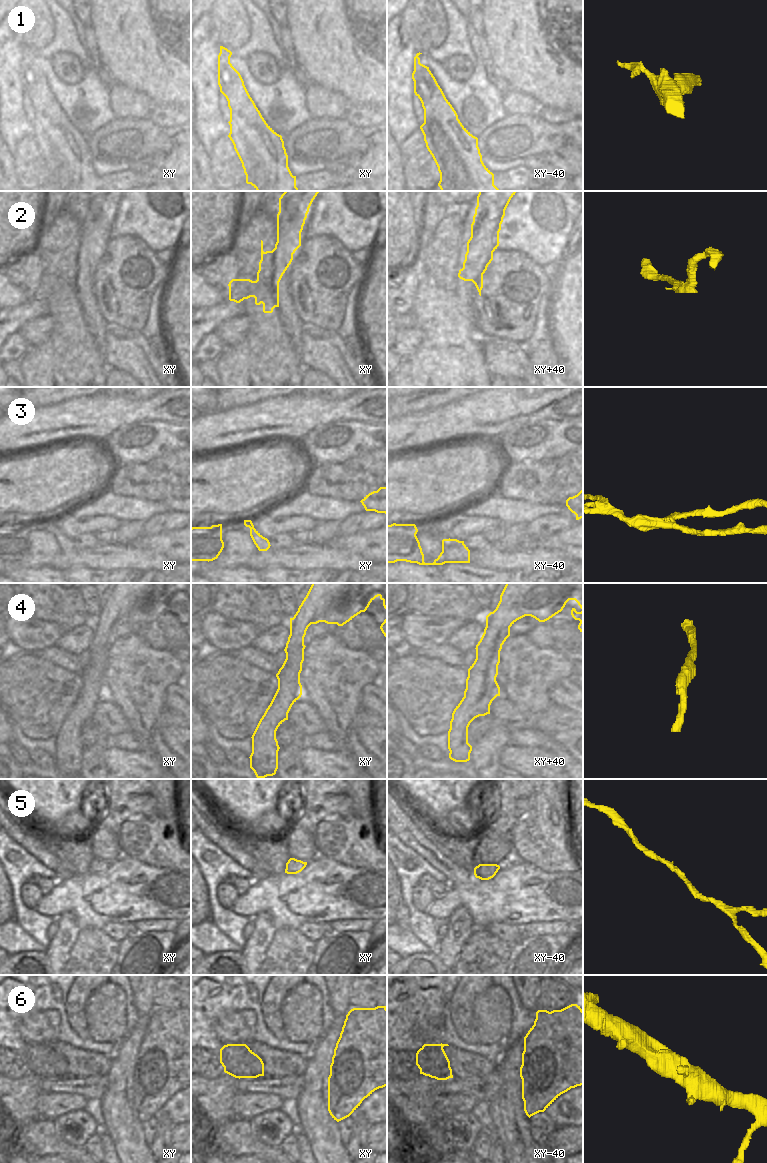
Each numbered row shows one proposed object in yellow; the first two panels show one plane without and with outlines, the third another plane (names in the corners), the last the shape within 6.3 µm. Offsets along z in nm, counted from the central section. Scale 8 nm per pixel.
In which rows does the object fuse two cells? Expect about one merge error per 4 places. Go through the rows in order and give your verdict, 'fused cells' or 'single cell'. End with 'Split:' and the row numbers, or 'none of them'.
1: single cell
2: single cell
3: fused cells
4: single cell
5: single cell
6: single cell
Split: 3

